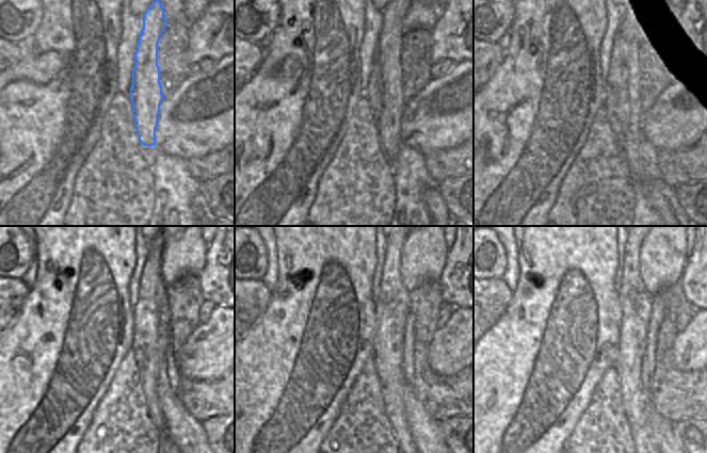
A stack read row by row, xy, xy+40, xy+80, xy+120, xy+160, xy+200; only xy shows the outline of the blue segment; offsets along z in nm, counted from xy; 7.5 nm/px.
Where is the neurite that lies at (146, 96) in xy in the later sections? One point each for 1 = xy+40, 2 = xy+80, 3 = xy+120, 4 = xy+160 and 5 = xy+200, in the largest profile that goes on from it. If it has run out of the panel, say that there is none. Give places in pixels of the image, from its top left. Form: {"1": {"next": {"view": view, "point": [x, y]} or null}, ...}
{"1": {"next": {"view": "xy+40", "point": [388, 51]}}, "2": {"next": {"view": "xy+80", "point": [662, 197]}}, "3": {"next": {"view": "xy+120", "point": [187, 433]}}, "4": {"next": {"view": "xy+160", "point": [426, 432]}}, "5": {"next": {"view": "xy+200", "point": [664, 435]}}}

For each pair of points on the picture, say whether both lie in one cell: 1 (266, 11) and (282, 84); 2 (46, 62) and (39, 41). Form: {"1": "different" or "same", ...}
{"1": "different", "2": "different"}

